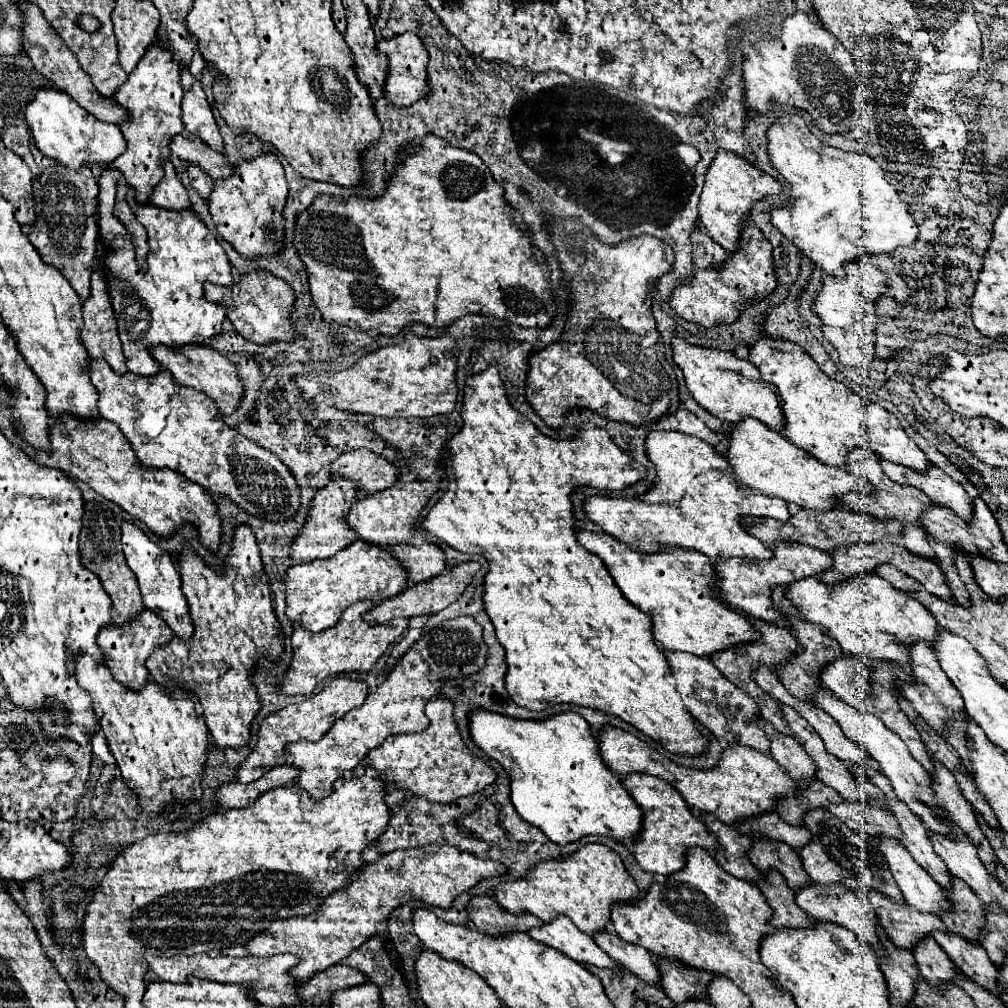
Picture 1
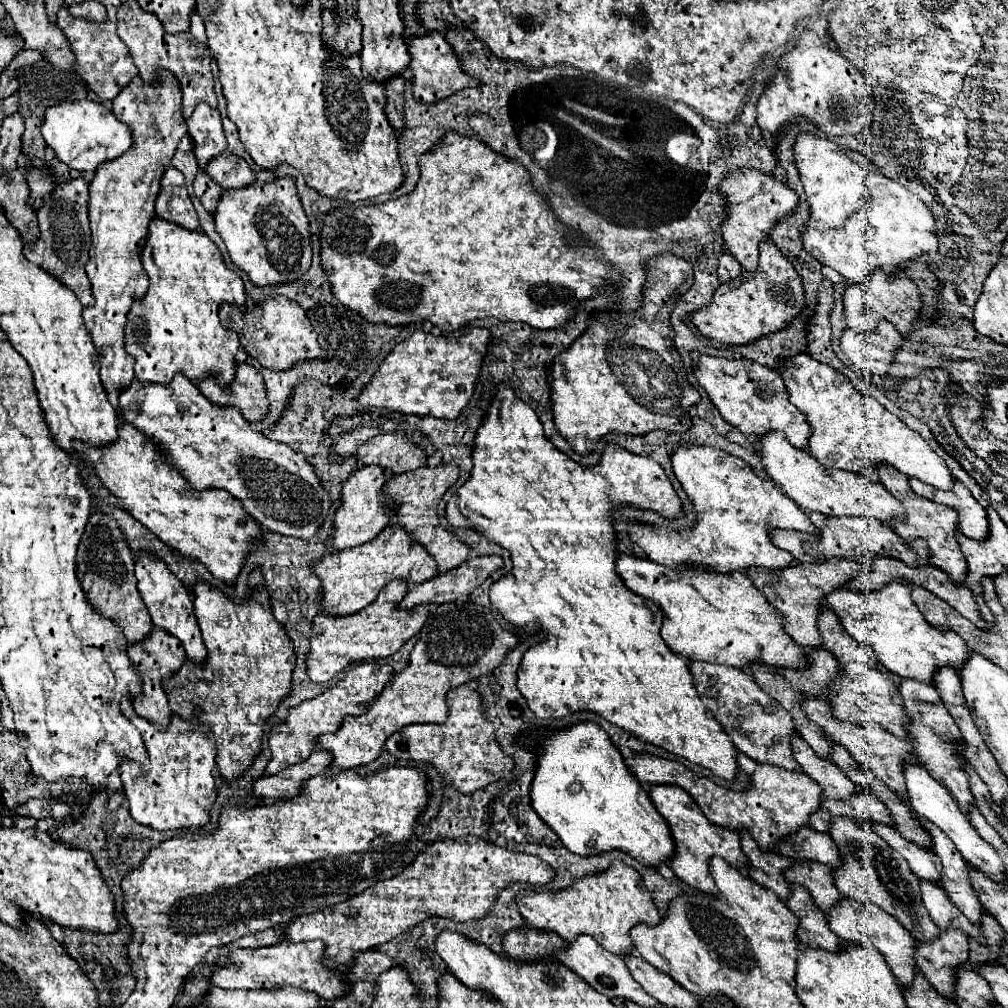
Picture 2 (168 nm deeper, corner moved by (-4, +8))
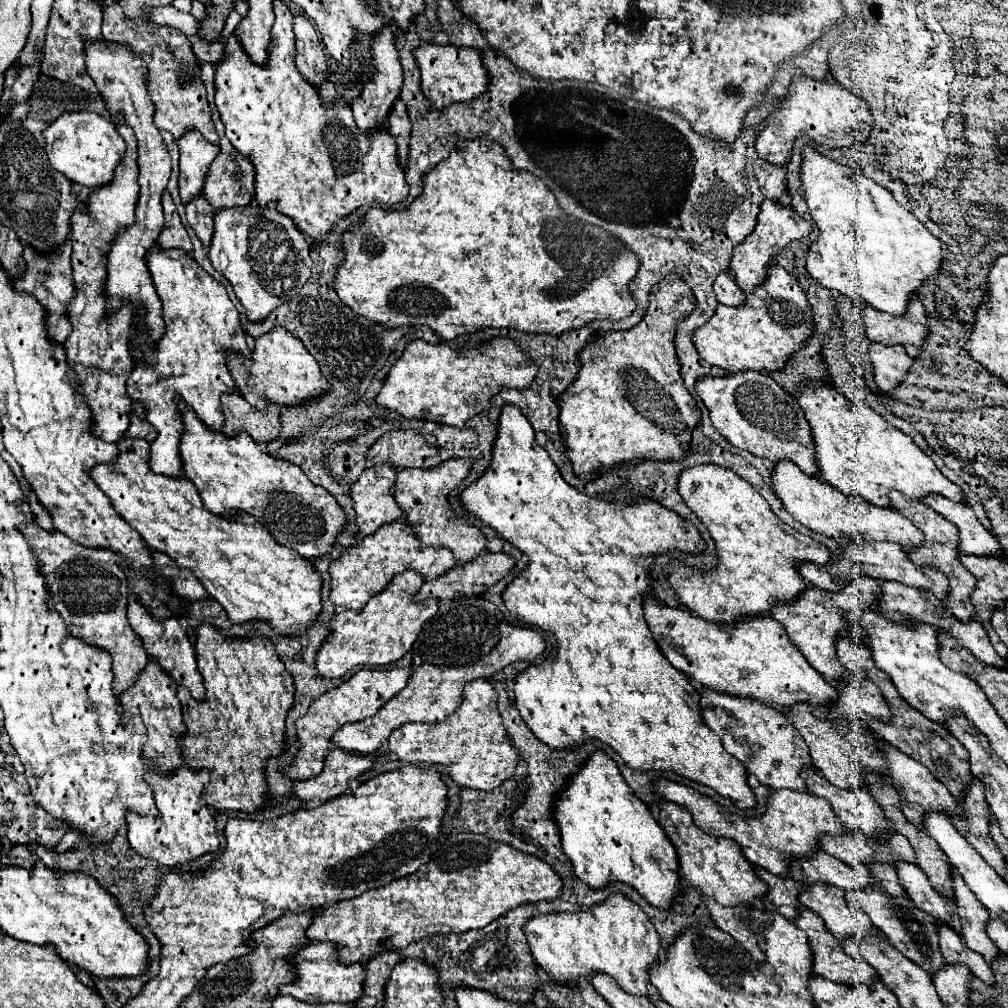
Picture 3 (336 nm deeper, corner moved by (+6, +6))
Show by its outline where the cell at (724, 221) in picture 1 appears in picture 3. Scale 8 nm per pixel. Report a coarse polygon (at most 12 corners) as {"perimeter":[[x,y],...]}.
{"perimeter":[[762,202],[754,232],[736,246],[730,272],[758,288],[774,256],[812,226],[792,208]]}

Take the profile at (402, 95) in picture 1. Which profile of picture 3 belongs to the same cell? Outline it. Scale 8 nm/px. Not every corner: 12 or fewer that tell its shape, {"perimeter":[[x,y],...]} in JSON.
{"perimeter":[[416,48],[436,108],[474,100],[490,78],[476,48]]}

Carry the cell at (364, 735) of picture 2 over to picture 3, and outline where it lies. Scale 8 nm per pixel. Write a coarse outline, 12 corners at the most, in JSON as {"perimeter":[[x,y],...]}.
{"perimeter":[[484,596],[440,602],[408,686],[334,746],[374,754],[406,722],[546,648]]}

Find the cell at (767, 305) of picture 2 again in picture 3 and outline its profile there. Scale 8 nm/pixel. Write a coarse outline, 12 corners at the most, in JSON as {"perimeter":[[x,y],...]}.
{"perimeter":[[782,266],[694,334],[730,374],[778,372],[814,334]]}

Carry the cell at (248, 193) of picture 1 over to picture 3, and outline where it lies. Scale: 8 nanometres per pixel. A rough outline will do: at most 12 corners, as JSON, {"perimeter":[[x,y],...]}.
{"perimeter":[[258,204],[214,214],[208,256],[250,322],[310,278],[310,244]]}

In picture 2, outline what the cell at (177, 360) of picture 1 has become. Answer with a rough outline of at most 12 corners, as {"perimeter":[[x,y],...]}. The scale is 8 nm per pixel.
{"perimeter":[[246,362],[230,386],[212,374],[196,384],[210,402],[248,422],[268,412],[262,374]]}

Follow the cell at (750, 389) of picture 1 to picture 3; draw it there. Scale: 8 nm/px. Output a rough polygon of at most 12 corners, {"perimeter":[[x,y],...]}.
{"perimeter":[[760,372],[696,392],[728,444],[818,476],[796,398]]}

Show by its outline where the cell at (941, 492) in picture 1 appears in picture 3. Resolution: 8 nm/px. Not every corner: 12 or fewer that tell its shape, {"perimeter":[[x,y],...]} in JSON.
{"perimeter":[[930,494],[922,500],[960,530],[960,552],[1004,556],[966,502]]}

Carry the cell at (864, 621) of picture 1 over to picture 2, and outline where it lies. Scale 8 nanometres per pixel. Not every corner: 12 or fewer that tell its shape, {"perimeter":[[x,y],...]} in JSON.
{"perimeter":[[910,588],[826,596],[844,630],[902,678],[932,682],[968,646]]}

